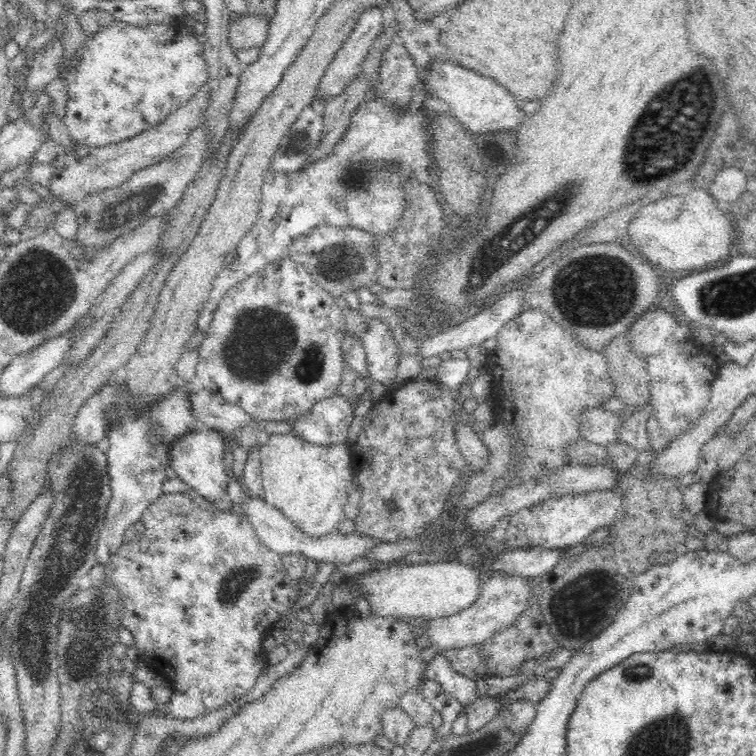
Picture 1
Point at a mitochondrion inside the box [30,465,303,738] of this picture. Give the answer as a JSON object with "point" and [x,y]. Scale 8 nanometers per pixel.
{"point":[87,627]}

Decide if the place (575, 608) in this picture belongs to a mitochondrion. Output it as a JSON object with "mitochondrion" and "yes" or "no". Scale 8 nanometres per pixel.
{"mitochondrion":"yes"}

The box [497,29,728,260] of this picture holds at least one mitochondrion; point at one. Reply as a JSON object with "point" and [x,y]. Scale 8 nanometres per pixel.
{"point":[670,115]}

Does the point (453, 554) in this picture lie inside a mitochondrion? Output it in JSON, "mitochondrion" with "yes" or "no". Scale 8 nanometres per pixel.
{"mitochondrion":"no"}

